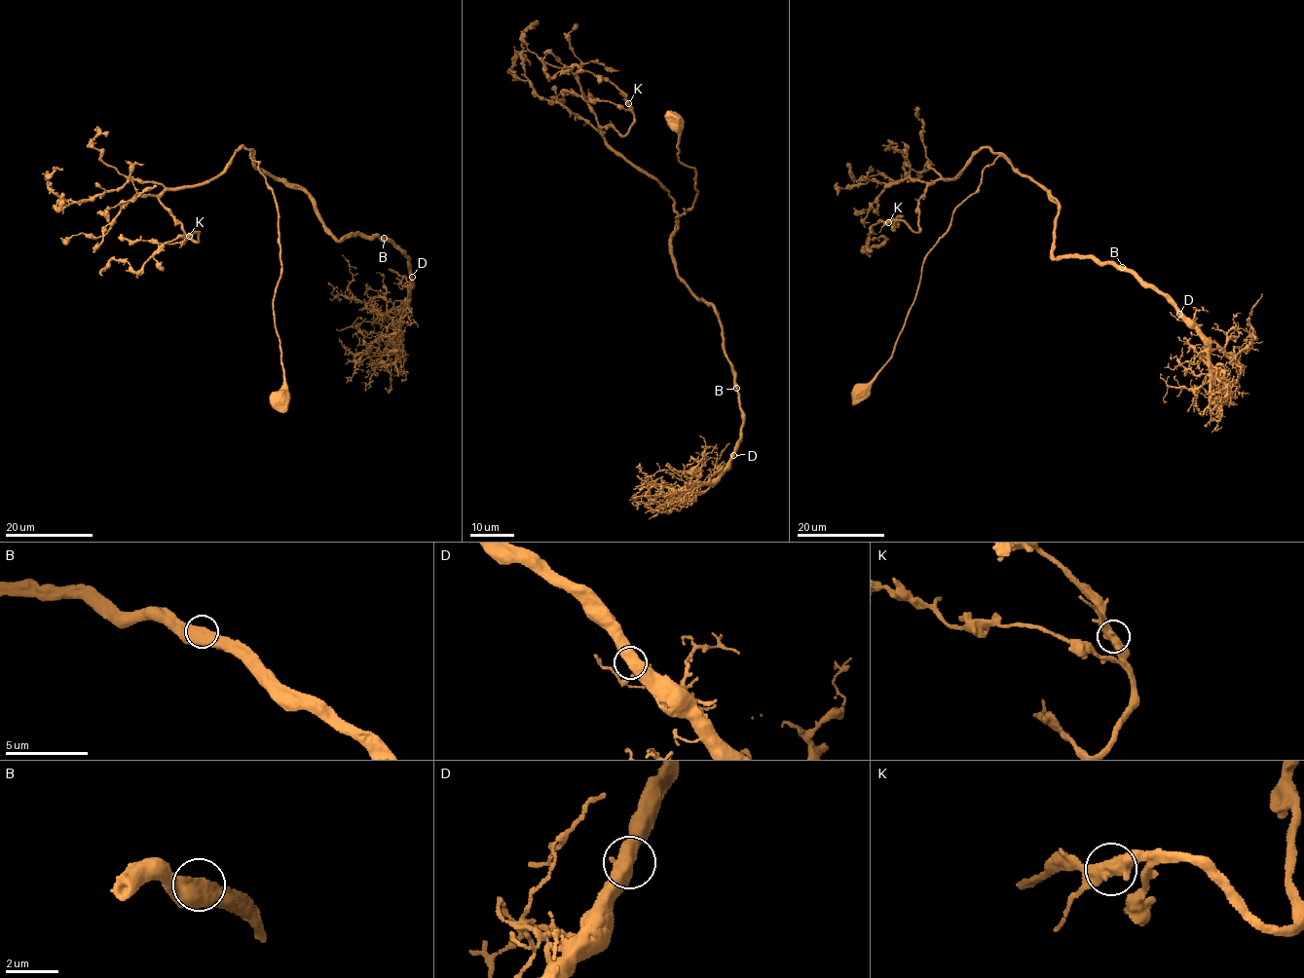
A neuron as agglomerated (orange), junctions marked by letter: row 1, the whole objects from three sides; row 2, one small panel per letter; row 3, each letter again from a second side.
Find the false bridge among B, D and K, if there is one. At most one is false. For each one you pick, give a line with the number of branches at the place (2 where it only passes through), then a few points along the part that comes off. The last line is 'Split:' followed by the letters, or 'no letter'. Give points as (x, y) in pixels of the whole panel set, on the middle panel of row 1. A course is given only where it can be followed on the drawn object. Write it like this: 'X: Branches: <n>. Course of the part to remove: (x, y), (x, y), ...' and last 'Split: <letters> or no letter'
Split: no letter

